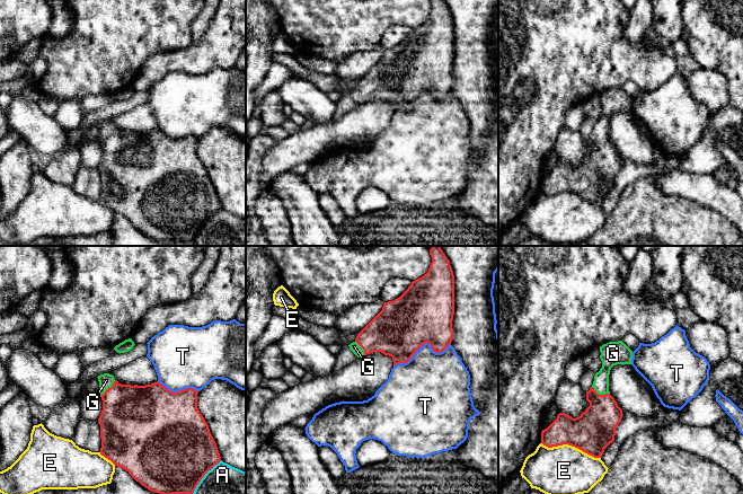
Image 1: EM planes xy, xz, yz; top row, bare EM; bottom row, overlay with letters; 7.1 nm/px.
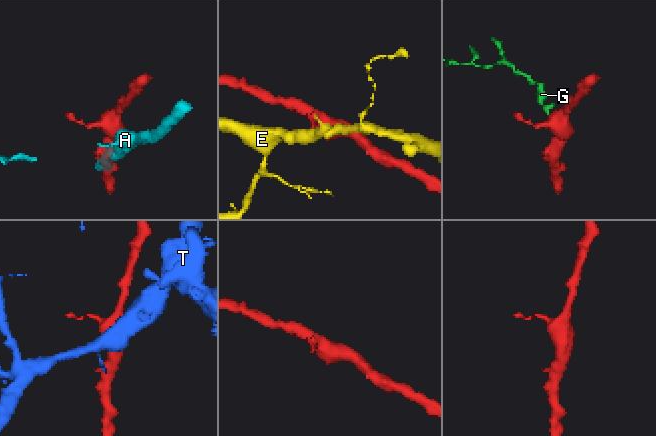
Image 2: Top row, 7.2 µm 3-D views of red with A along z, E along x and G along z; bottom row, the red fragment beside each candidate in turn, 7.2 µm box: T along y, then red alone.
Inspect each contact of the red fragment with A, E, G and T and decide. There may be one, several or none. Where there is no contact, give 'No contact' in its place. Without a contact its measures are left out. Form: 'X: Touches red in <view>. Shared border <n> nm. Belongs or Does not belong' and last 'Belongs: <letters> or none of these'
A: Touches red in xy. Shared border 320 nm. Does not belong
E: Touches red in yz. Shared border 440 nm. Does not belong
G: Touches red in yz. Shared border 140 nm. Belongs
T: Touches red in xz. Shared border 440 nm. Does not belong
Belongs: G

